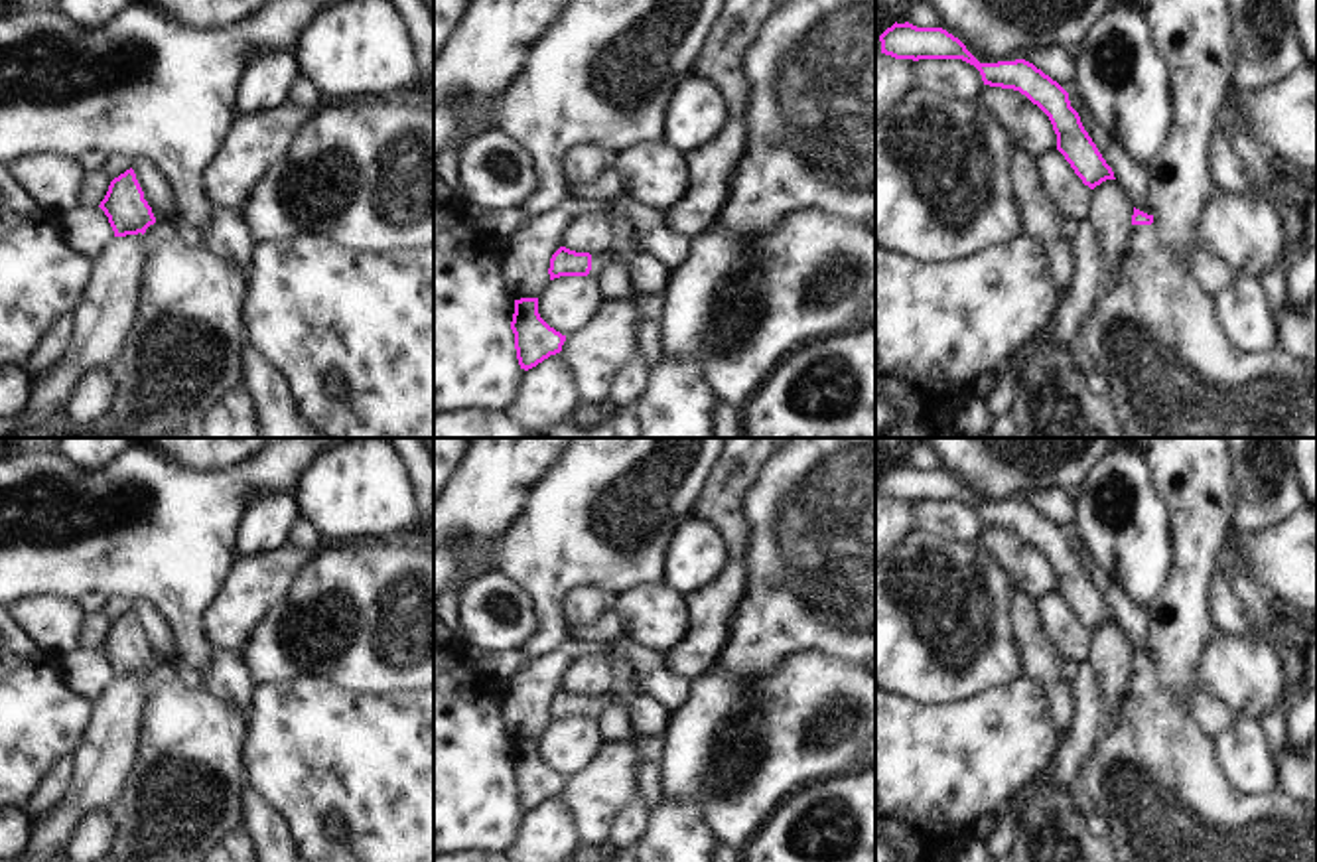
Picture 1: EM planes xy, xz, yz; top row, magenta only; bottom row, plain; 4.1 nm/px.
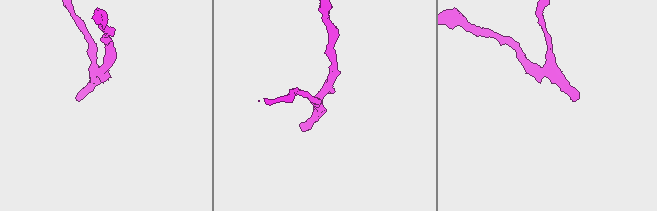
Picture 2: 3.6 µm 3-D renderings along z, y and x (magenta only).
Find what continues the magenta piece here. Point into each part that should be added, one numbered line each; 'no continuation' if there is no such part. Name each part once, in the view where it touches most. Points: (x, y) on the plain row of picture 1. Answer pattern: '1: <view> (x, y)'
1: xz (598, 701).

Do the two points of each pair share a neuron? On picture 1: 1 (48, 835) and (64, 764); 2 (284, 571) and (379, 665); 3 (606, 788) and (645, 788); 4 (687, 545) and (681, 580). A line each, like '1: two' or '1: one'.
1: two
2: two
3: two
4: one

